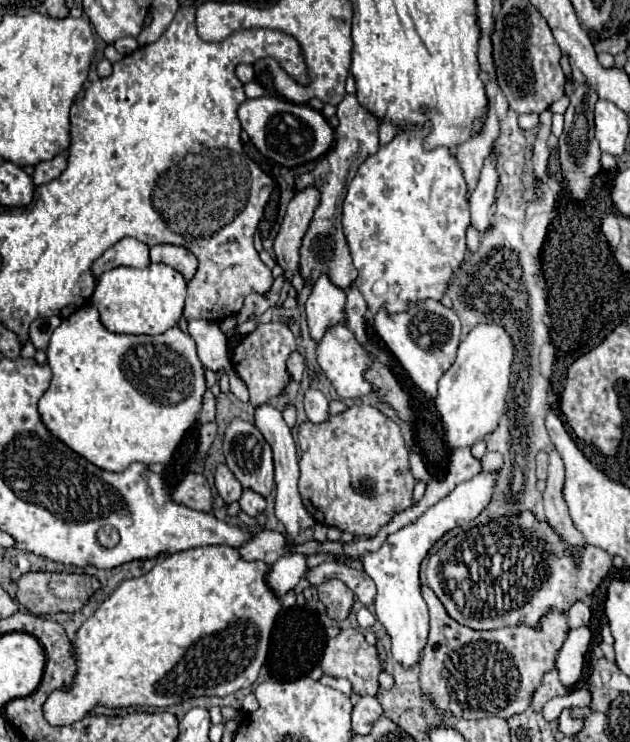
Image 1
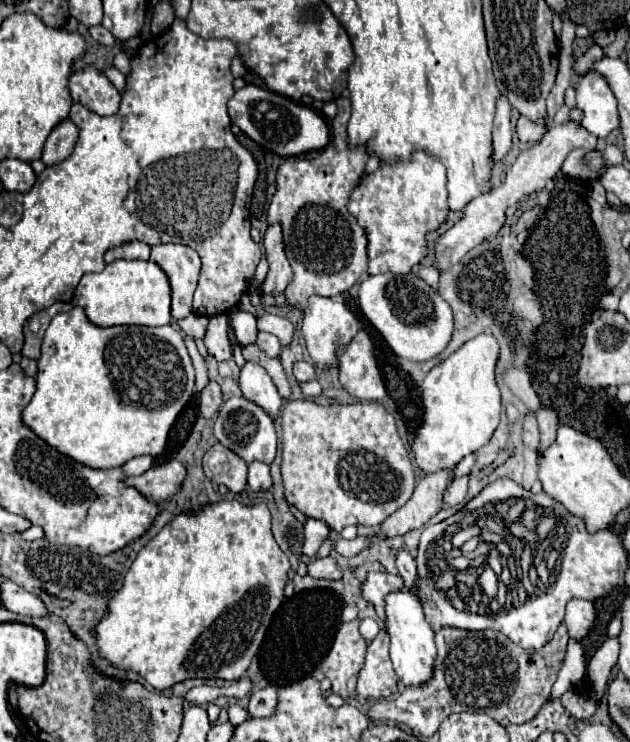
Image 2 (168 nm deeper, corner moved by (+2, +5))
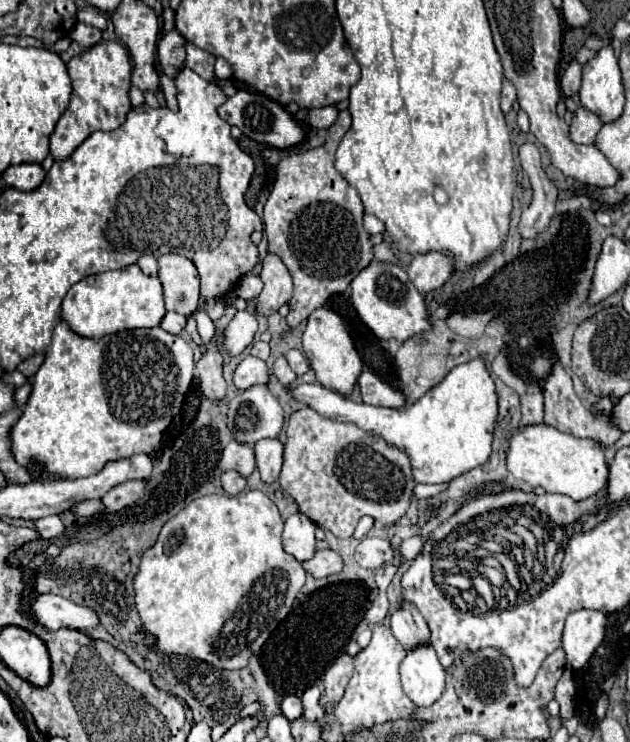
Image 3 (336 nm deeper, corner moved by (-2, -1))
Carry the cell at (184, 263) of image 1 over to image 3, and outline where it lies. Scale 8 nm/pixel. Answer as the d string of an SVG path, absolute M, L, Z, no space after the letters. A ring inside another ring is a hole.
M178 253L158 257L160 283L164 287L164 301L168 311L188 315L198 305L198 271L194 263Z

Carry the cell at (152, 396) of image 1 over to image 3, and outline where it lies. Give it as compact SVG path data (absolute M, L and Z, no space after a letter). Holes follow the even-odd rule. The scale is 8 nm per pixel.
M64 321L54 329L44 363L32 379L32 393L20 419L10 431L12 453L22 467L40 465L40 481L78 479L98 473L108 461L118 461L136 453L154 455L162 433L178 415L184 395L194 377L192 347L178 335L162 327L132 329L100 339L72 333Z

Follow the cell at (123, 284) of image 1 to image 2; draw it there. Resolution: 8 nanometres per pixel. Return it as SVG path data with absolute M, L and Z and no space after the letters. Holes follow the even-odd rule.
M116 259L100 273L86 273L76 287L74 305L80 305L88 319L100 327L112 325L168 325L172 289L168 275L154 261L126 261Z

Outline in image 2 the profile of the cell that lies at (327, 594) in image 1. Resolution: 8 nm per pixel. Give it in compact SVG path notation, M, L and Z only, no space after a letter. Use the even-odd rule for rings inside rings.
M326 557L326 559L312 559L308 565L308 575L320 579L340 579L342 571L334 557Z

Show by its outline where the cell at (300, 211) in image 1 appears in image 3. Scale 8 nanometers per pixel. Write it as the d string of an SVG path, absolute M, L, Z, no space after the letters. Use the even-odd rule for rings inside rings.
M266 255L262 261L260 279L264 283L262 293L256 297L256 313L258 315L272 315L276 313L288 299L292 297L292 277L278 255Z

